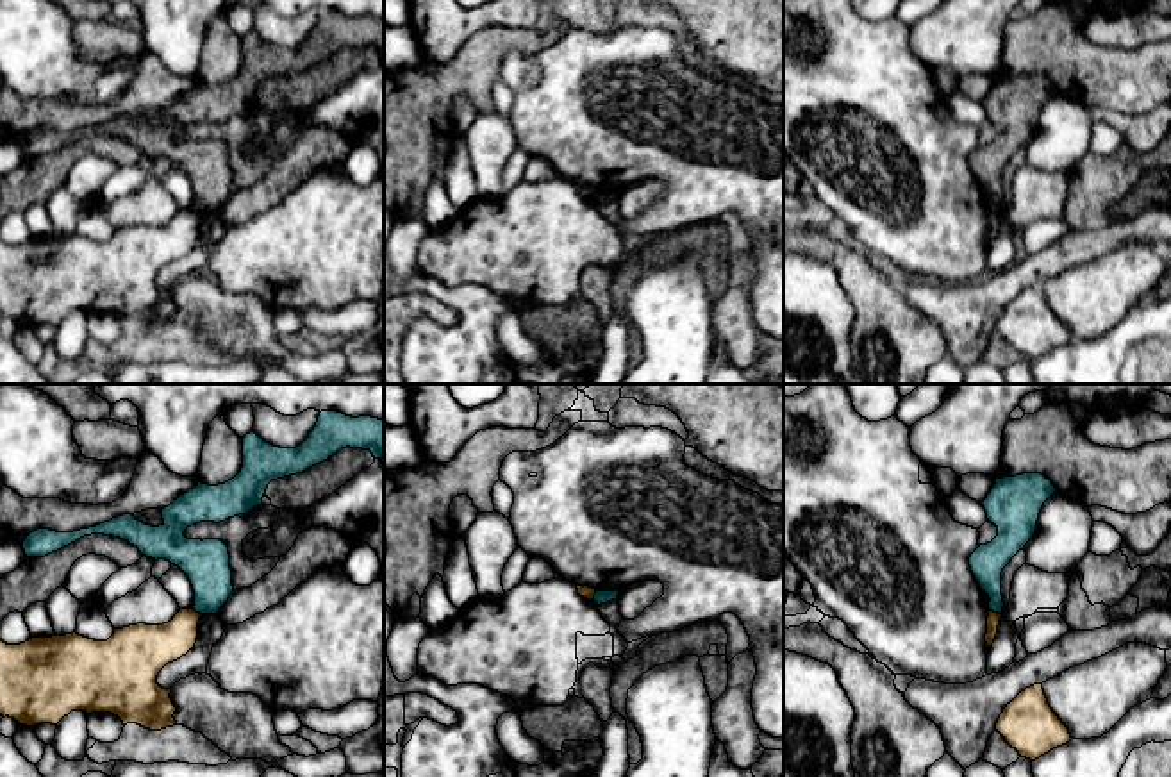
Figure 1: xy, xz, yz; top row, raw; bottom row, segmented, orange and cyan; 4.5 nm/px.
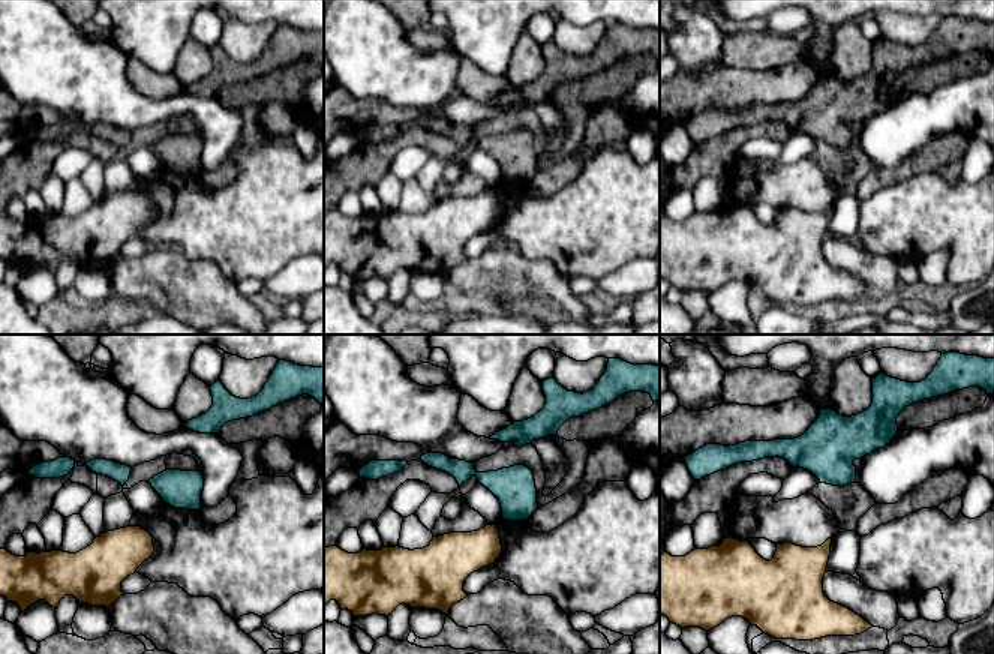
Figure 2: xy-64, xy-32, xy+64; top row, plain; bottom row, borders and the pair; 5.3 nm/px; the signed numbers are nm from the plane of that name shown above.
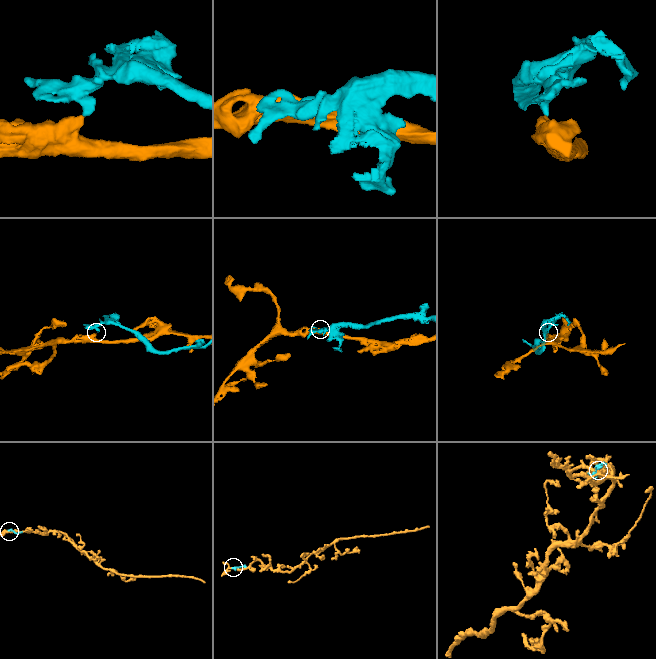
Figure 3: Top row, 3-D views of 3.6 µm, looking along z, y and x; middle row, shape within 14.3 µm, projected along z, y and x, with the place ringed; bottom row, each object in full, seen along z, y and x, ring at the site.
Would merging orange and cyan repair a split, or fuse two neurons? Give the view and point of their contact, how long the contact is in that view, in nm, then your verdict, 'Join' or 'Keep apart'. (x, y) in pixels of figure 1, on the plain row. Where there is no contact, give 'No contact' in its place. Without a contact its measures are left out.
Touches orange at yz (996, 213). Shared border 50 nm. Keep apart

